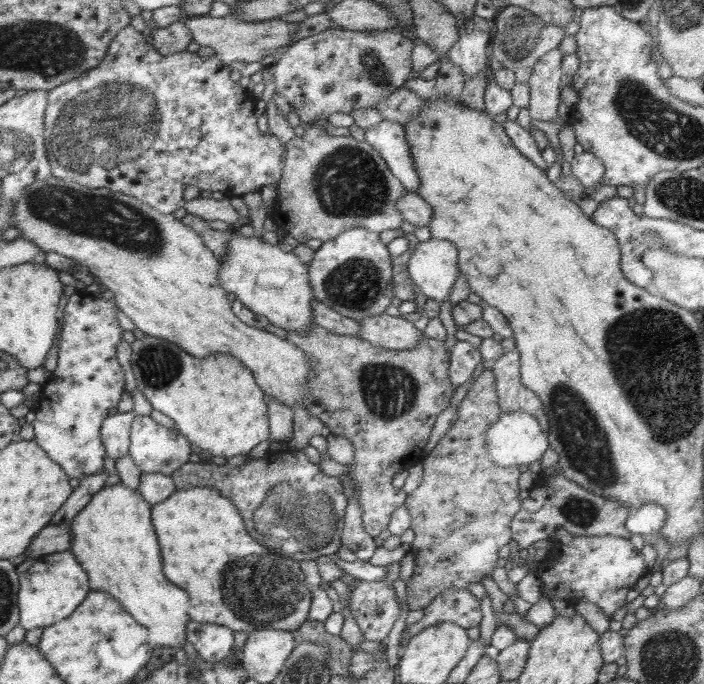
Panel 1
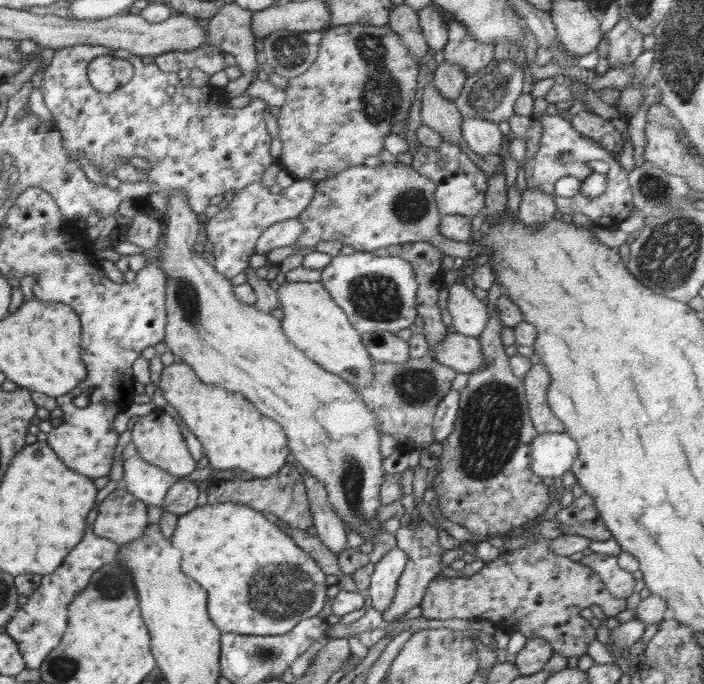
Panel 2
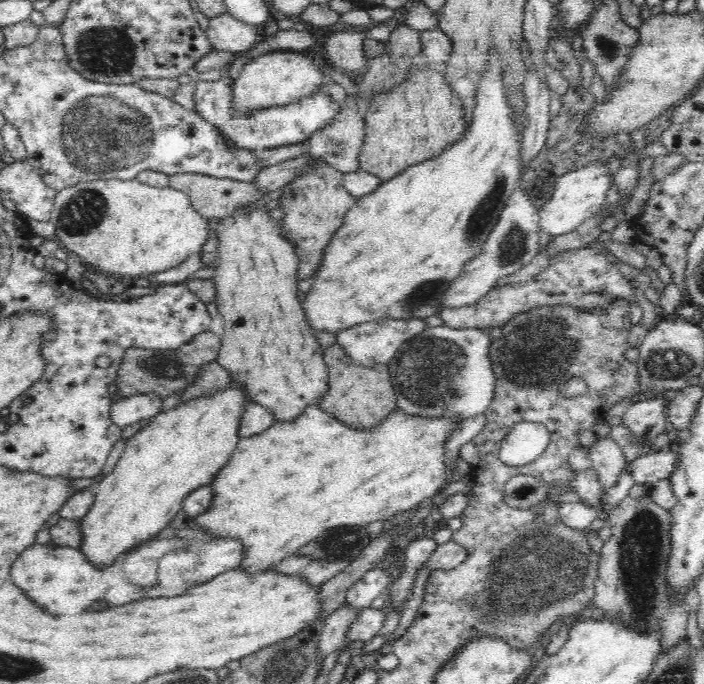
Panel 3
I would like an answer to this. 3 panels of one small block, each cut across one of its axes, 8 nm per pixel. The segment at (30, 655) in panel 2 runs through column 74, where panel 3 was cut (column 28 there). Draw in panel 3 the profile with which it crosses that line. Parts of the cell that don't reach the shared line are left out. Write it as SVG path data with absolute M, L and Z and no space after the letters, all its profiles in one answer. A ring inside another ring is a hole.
M193 519L189 520L184 530L173 530L168 526L157 536L141 543L136 548L120 554L110 566L92 566L80 549L70 546L52 546L52 544L34 544L28 546L20 558L12 564L12 580L16 586L26 592L36 604L44 606L52 614L76 614L90 608L98 600L106 600L112 606L122 606L128 602L138 602L144 598L172 598L185 593L193 586L205 583L217 574L228 572L241 566L243 548L240 539L216 539L206 535L202 527L196 527Z

